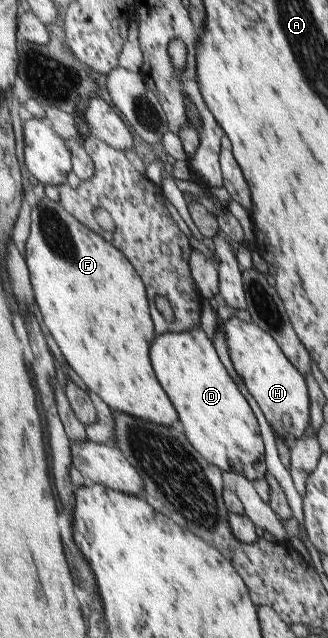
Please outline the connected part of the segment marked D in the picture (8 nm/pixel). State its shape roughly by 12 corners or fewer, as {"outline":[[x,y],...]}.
{"outline":[[201,326],[150,356],[186,437],[222,471],[267,477],[258,418]]}

